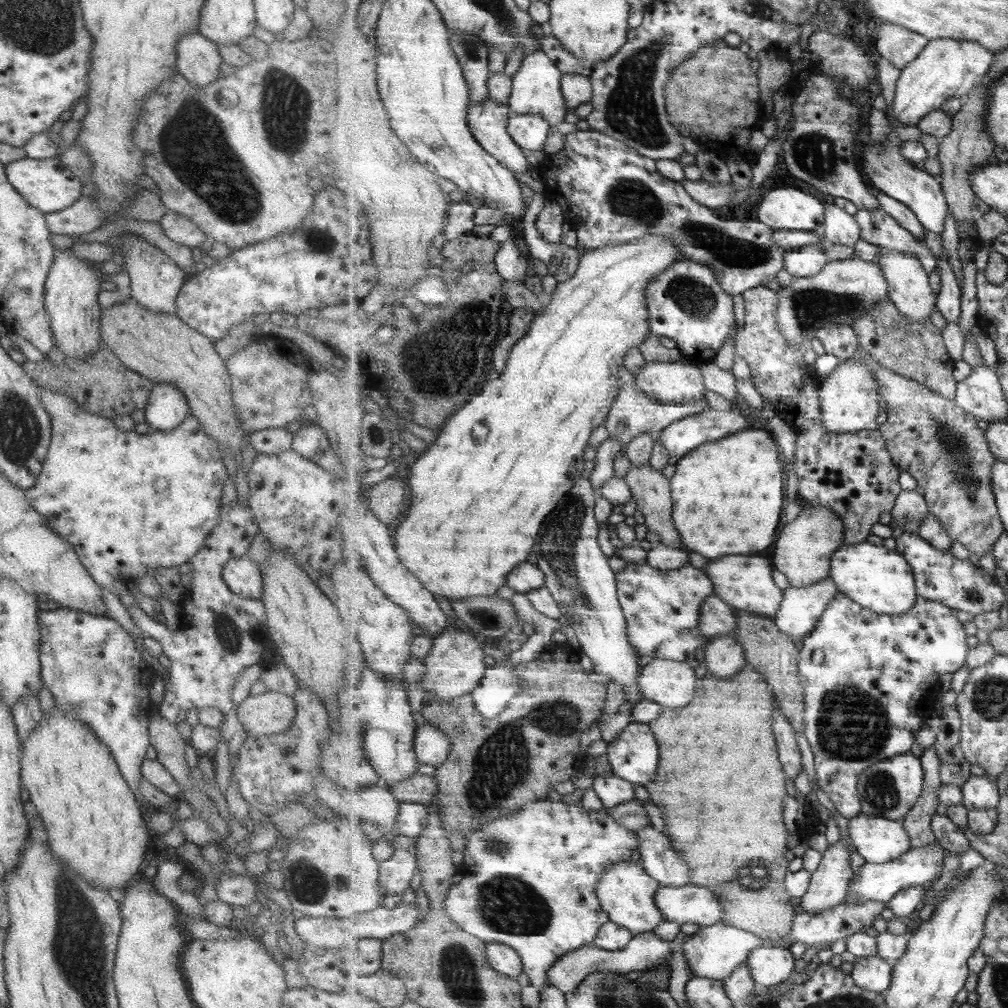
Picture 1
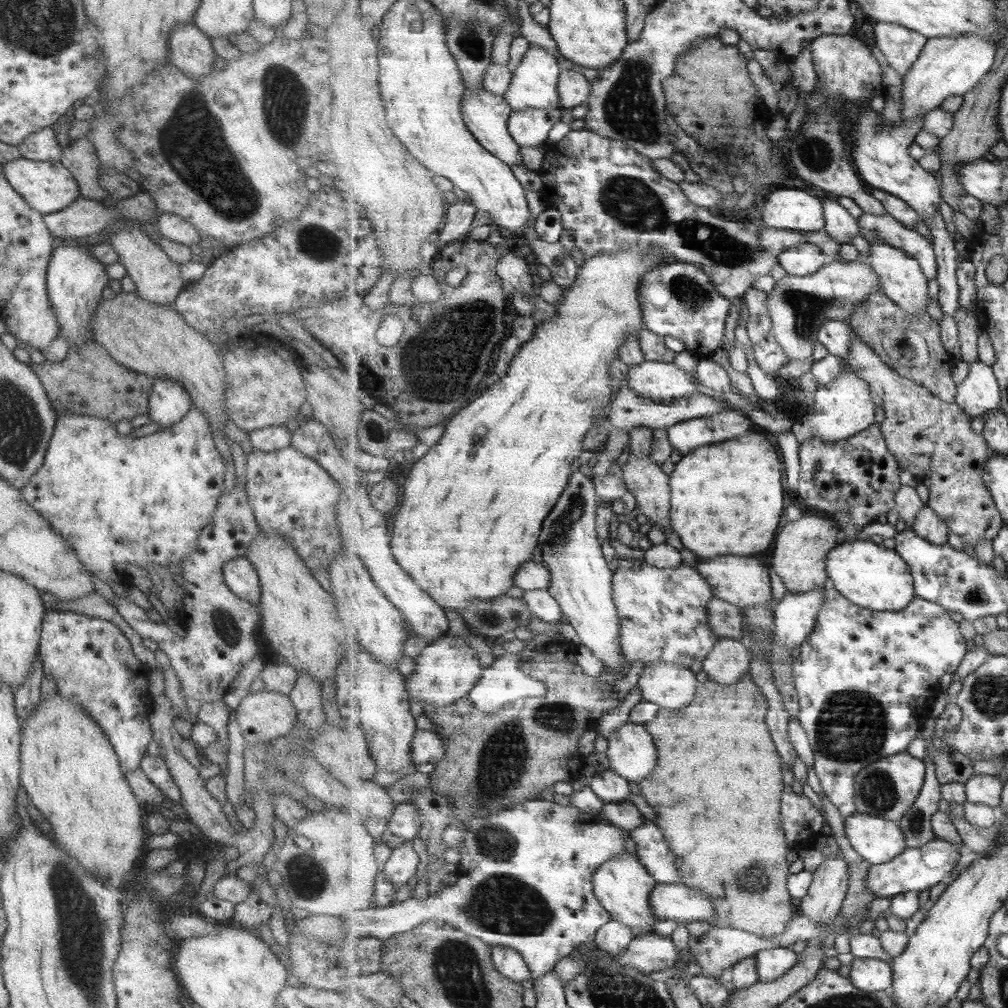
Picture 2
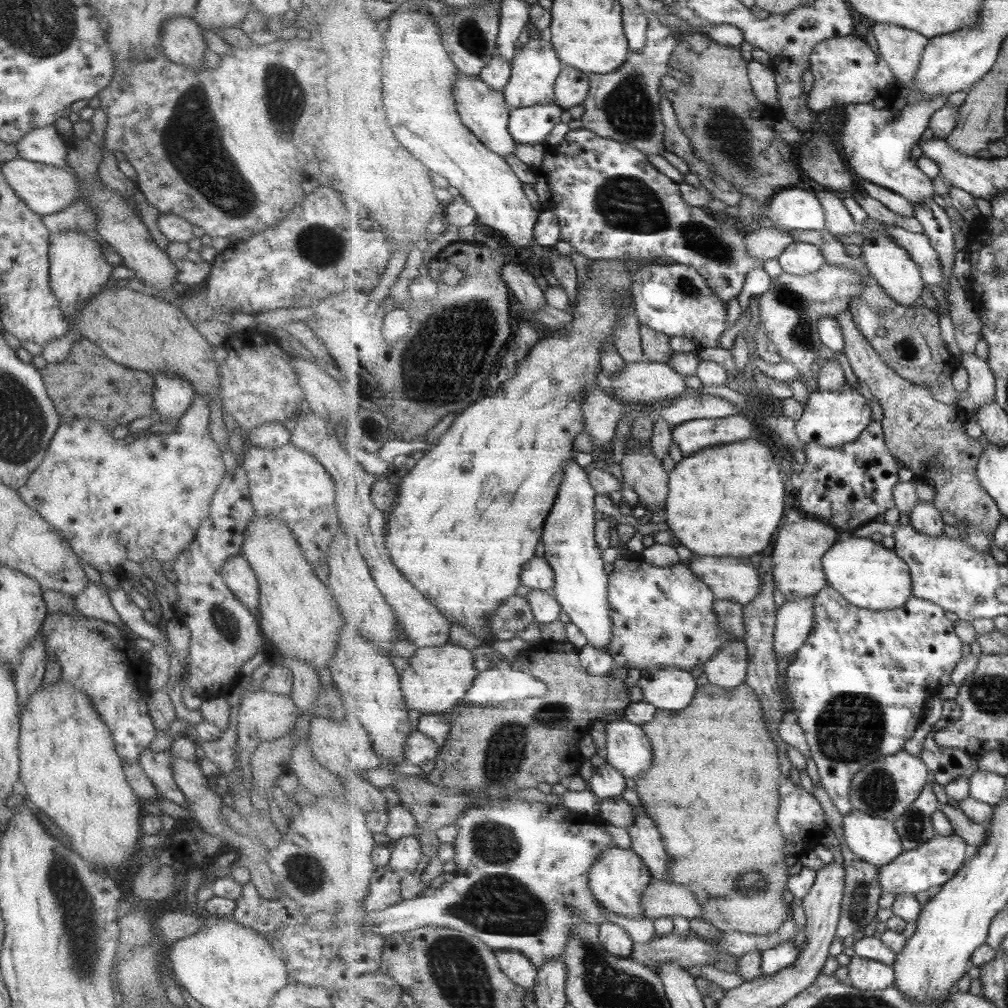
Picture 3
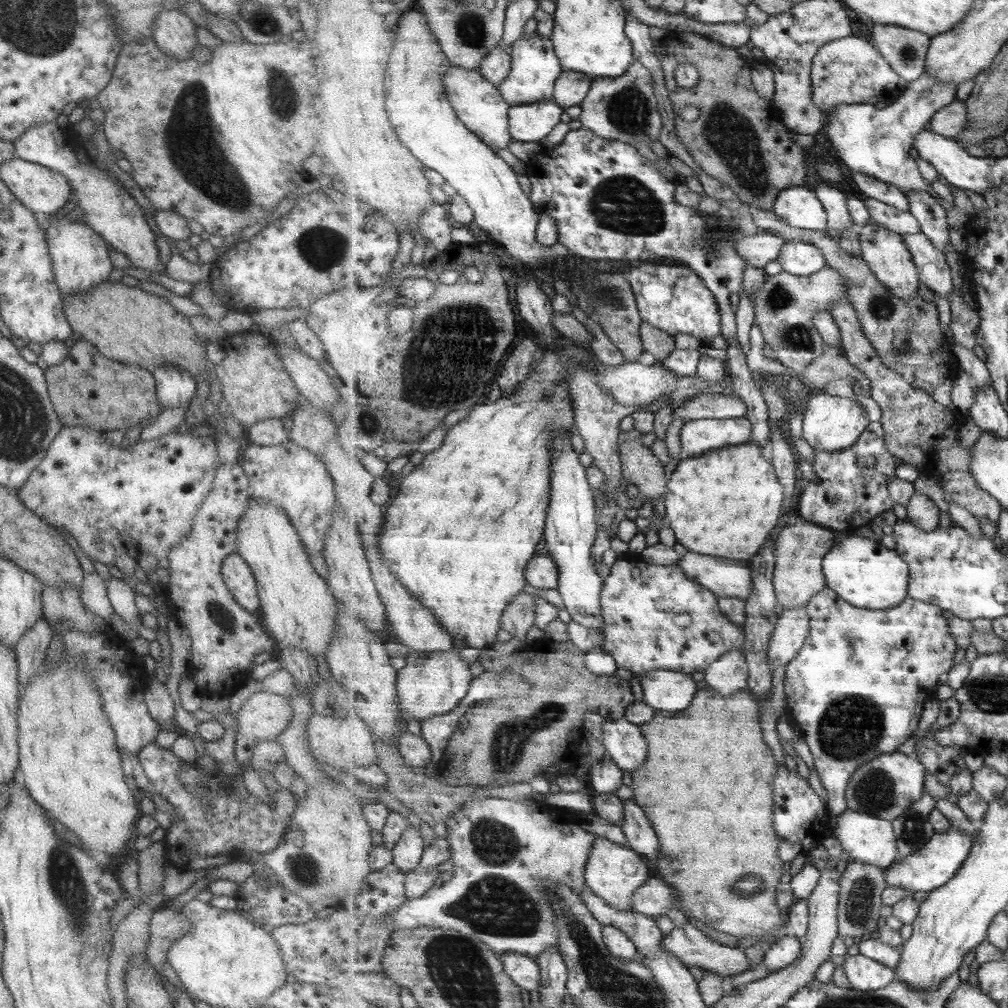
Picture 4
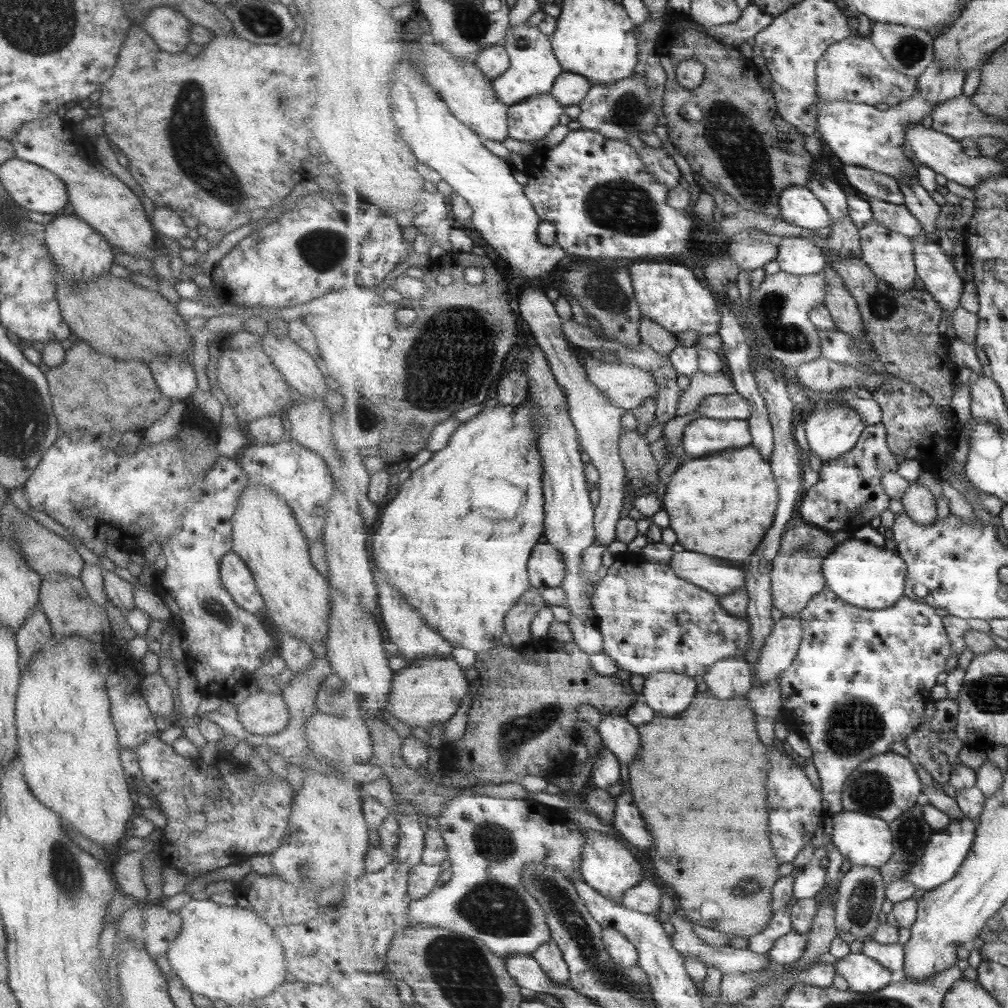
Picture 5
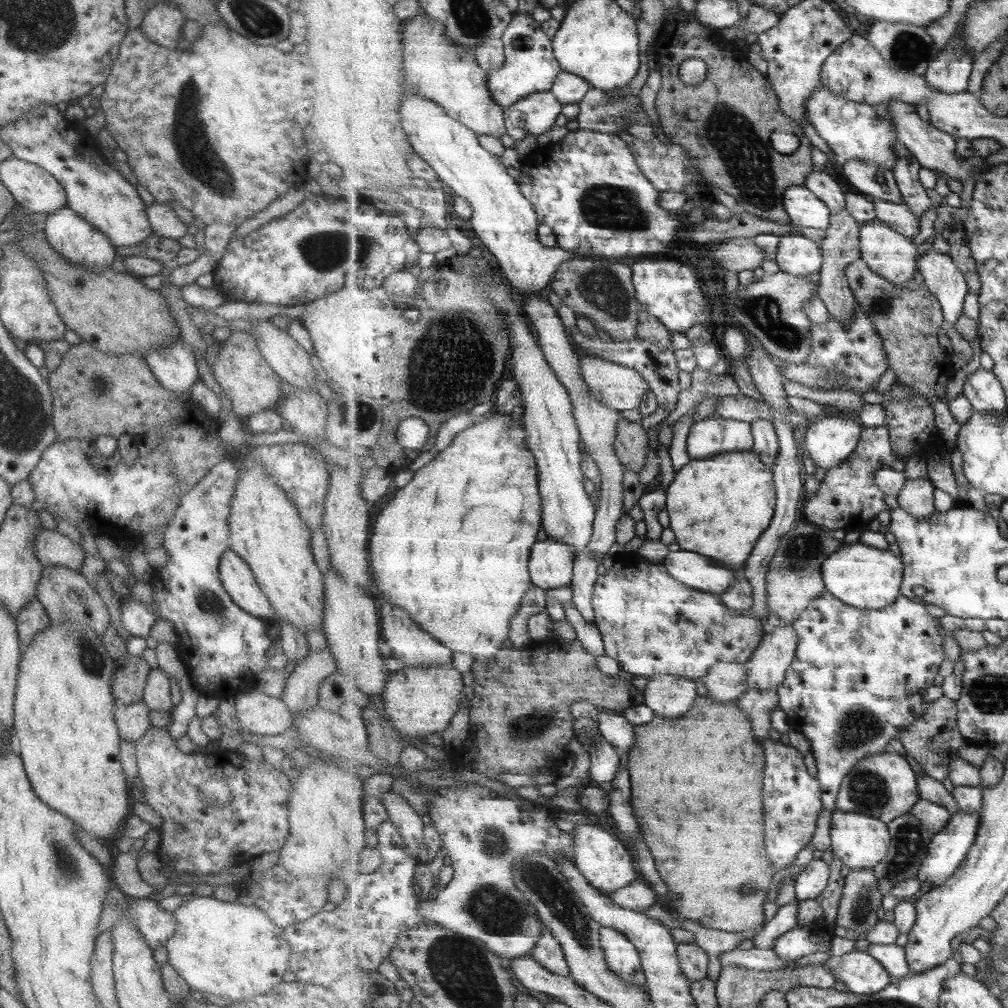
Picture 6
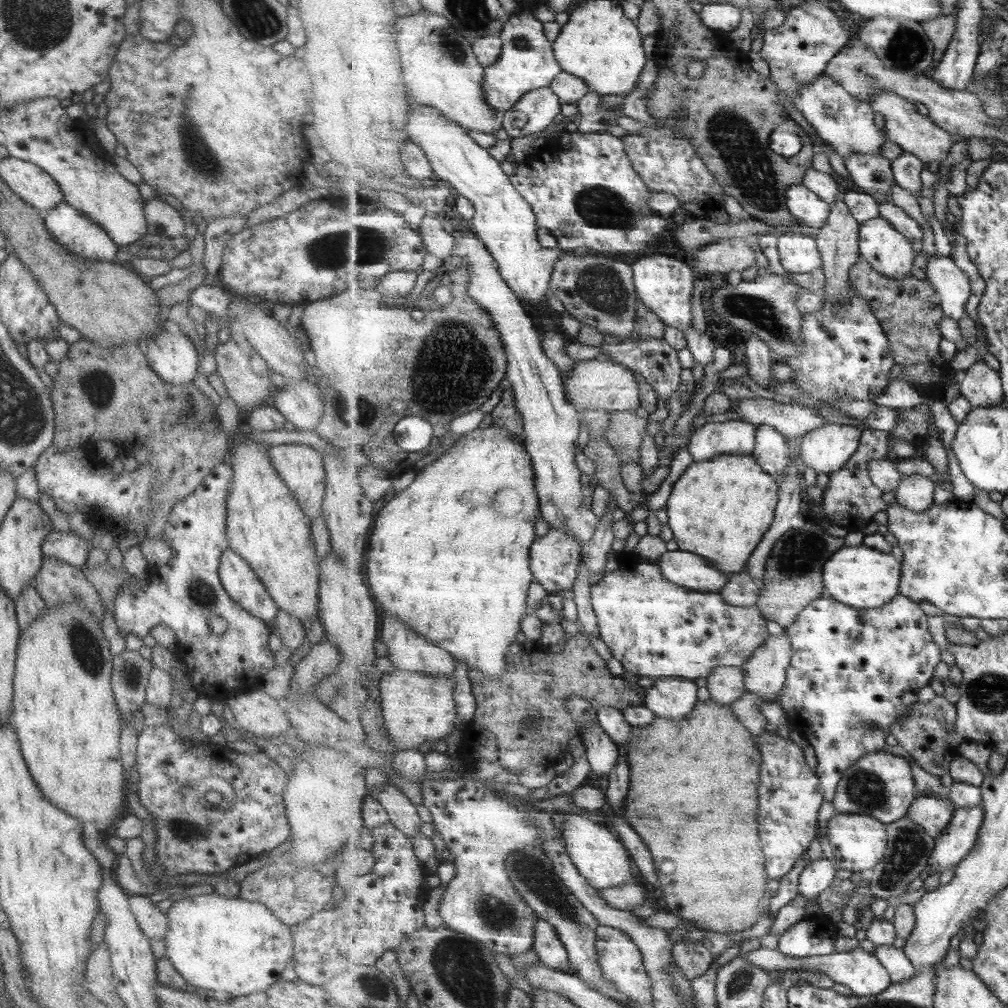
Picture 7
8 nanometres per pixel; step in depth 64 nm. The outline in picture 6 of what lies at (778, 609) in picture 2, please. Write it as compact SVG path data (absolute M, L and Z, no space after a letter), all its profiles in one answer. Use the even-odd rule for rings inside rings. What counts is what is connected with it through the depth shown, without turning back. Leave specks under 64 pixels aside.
M780 623L777 627L768 629L758 650L745 664L750 688L779 688L795 661L798 644L794 623Z

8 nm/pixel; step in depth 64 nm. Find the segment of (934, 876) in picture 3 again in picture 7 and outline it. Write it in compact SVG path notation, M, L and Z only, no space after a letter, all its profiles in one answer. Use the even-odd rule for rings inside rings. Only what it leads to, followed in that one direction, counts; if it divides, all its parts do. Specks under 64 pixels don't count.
M982 804L973 809L956 808L945 834L936 838L928 860L928 868L933 873L939 873L961 864L976 847L984 820L985 811Z

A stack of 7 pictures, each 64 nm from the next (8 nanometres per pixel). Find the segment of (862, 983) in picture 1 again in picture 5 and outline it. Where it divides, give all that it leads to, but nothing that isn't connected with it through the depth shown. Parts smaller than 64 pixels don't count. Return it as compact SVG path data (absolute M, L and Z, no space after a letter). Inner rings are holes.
M862 952L849 953L834 967L837 974L847 980L849 989L857 993L869 994L886 989L894 977L892 970Z

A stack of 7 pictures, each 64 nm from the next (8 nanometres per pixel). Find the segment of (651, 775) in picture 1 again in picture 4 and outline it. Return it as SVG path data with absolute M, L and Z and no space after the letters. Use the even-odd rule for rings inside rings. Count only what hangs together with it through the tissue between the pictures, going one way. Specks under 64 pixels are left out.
M625 717L619 720L606 719L603 744L605 754L625 772L632 774L647 762L648 740L640 725L633 724Z

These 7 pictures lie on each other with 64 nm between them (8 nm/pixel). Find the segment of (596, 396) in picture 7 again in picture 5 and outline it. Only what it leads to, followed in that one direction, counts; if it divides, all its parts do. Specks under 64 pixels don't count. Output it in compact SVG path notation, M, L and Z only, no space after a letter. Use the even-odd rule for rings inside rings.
M589 358L585 368L591 380L604 392L609 400L625 410L643 406L650 398L657 398L659 385L654 372L627 362L610 362Z

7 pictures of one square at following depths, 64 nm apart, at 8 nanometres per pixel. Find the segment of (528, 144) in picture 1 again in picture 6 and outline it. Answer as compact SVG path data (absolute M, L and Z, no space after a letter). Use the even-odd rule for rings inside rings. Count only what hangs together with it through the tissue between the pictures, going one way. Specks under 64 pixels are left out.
M552 91L531 94L522 101L507 108L506 125L508 135L515 140L525 140L528 136L544 139L553 128L563 104Z

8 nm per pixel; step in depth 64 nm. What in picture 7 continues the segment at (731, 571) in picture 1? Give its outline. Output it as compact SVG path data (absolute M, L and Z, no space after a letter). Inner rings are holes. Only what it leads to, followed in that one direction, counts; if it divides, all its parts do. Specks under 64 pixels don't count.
M681 550L665 553L658 565L669 582L685 590L721 593L731 576L715 570L701 556Z

